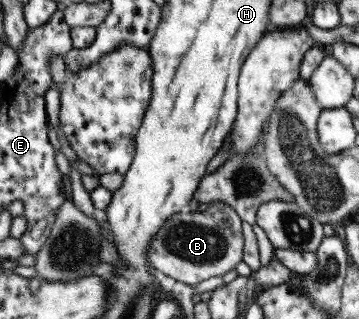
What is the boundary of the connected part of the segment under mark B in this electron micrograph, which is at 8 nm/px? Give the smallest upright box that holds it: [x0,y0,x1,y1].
[147,201,243,287]

